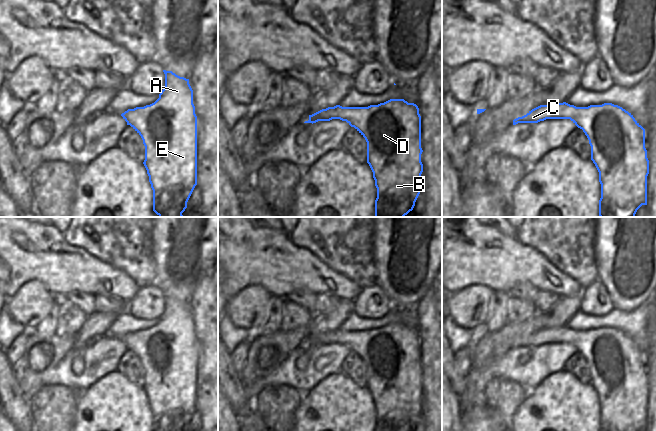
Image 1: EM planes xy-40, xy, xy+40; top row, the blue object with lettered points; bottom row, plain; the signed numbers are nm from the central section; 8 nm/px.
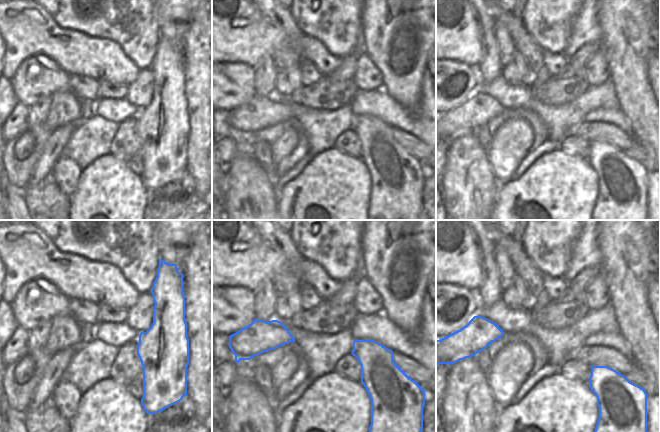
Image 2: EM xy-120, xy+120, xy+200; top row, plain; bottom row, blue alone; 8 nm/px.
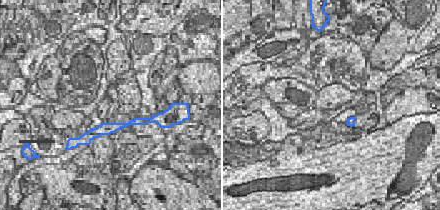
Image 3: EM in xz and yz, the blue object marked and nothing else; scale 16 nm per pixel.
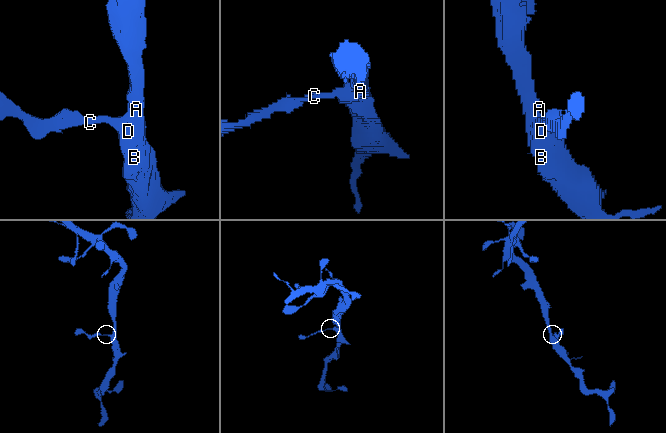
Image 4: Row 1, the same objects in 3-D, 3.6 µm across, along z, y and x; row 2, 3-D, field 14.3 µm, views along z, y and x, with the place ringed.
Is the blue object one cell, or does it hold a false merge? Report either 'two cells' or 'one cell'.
one cell

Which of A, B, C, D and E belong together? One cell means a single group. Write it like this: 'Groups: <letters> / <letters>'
Groups: A B C D E.

